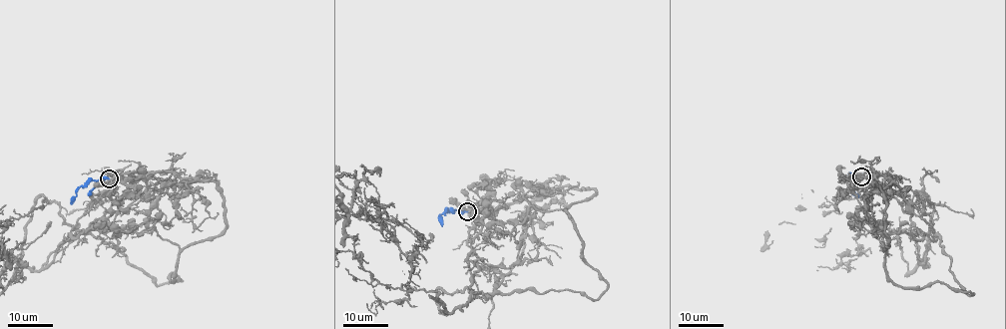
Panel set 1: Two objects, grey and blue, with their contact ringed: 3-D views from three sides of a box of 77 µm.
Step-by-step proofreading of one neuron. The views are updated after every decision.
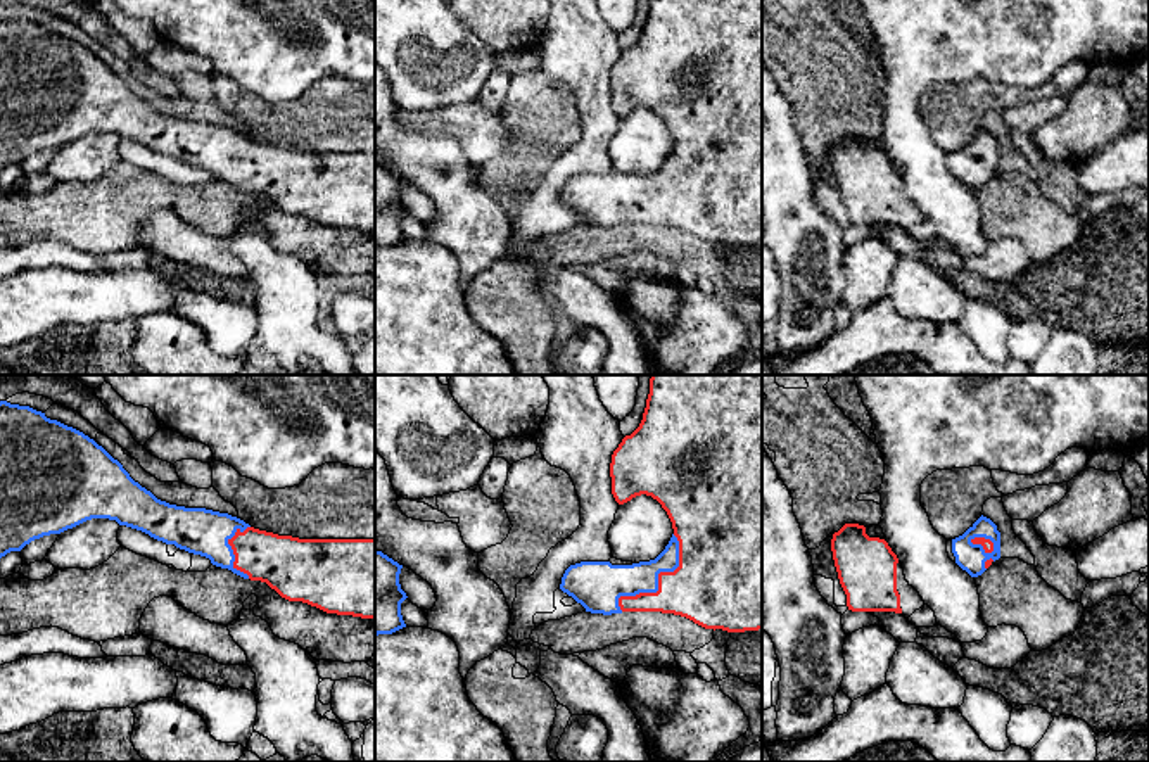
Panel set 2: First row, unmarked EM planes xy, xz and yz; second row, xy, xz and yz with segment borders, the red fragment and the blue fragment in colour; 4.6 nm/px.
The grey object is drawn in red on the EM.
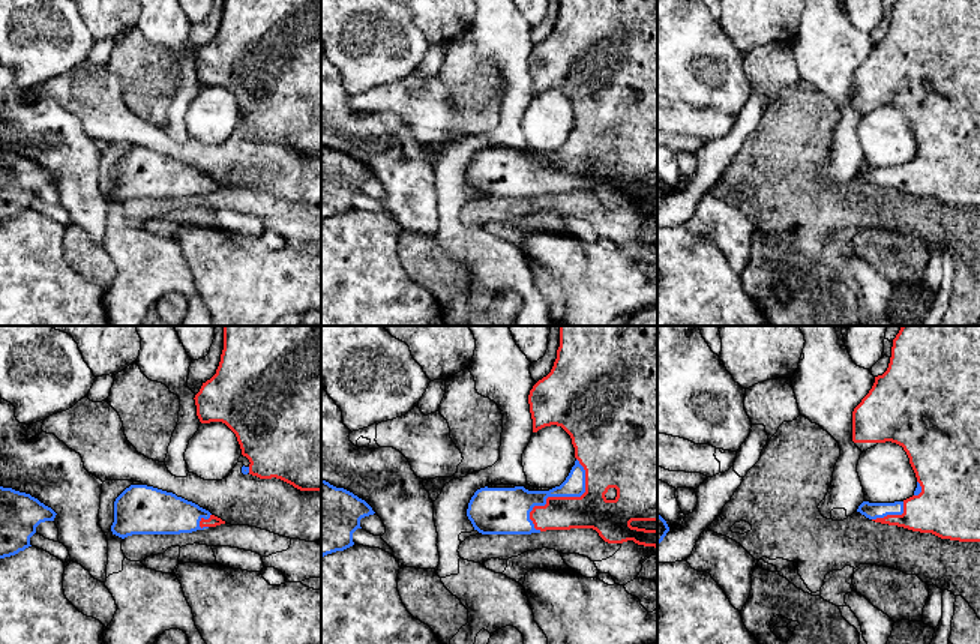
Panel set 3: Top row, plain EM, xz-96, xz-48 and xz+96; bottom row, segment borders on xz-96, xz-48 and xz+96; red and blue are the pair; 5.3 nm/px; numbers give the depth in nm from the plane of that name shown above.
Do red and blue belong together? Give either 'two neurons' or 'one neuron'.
one neuron

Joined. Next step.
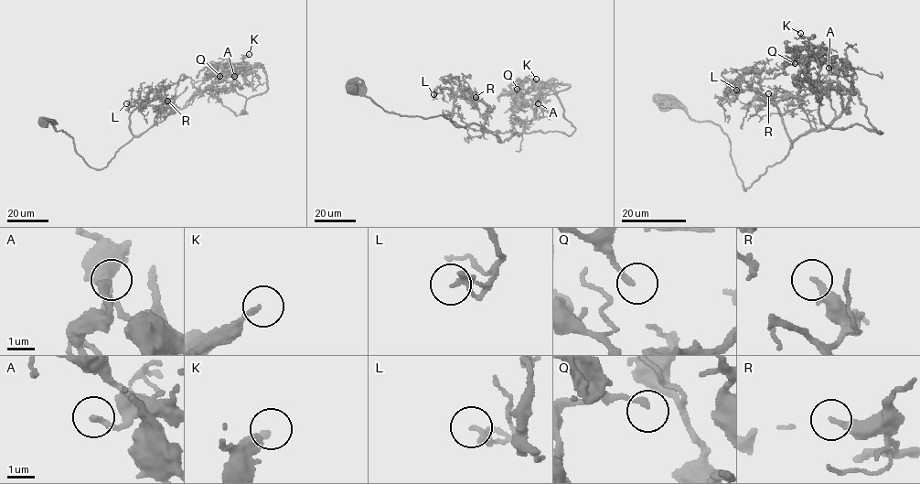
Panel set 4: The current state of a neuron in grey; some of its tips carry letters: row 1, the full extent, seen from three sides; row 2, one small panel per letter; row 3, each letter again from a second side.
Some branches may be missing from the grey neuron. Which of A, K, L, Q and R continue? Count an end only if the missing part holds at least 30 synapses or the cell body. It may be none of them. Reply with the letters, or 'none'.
A

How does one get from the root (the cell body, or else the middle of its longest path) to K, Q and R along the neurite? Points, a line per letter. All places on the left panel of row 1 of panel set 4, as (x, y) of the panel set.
K: (43, 123), (66, 132), (89, 165), (102, 168), (173, 105), (181, 108), (214, 81), (242, 69), (249, 54)
Q: (43, 123), (102, 168), (187, 104), (206, 74), (218, 67), (219, 76)
R: (43, 123), (66, 132), (75, 151), (91, 167), (101, 169), (133, 136), (153, 126), (167, 101)

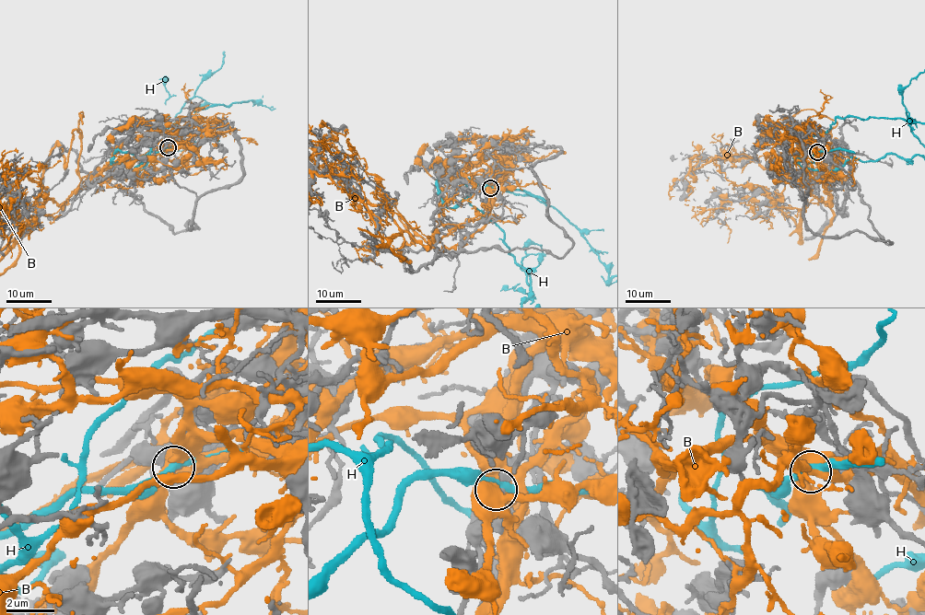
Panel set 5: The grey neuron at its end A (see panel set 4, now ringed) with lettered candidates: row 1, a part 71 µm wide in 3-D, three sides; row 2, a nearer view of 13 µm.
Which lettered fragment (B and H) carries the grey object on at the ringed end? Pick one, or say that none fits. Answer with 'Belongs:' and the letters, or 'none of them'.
Belongs: none of them

